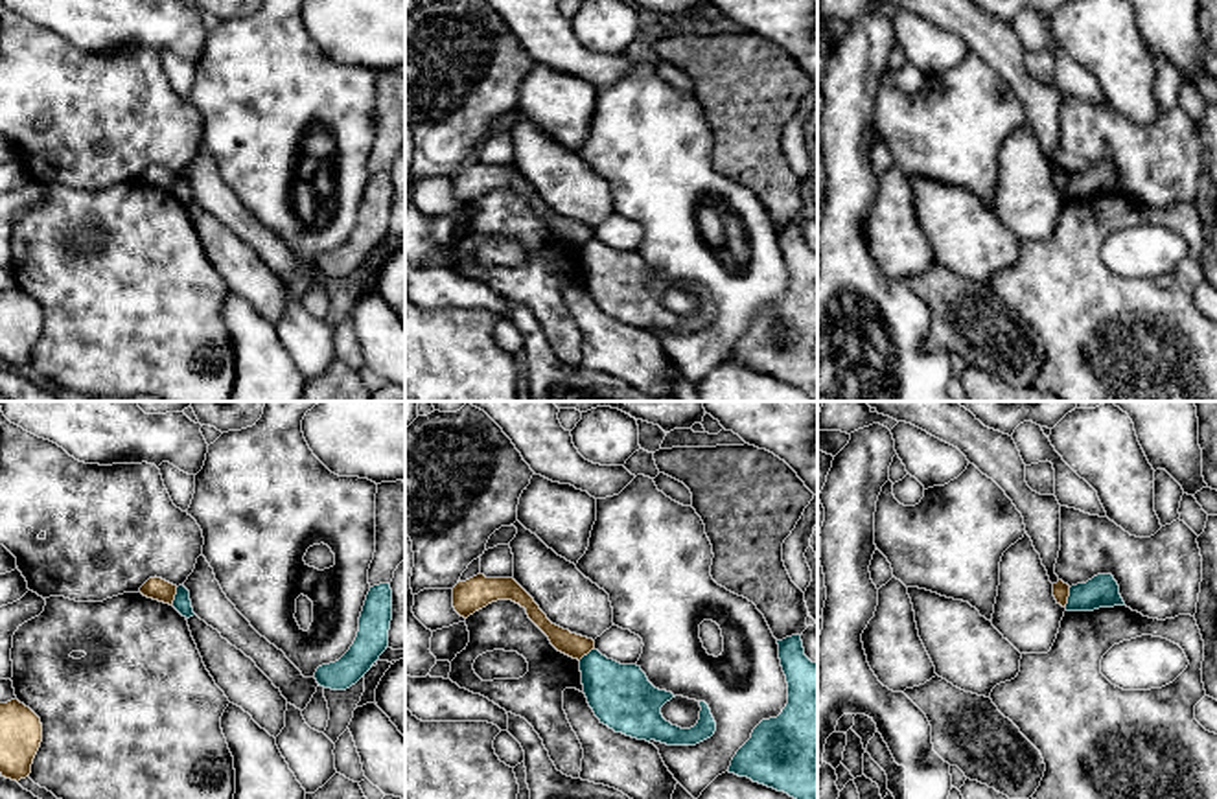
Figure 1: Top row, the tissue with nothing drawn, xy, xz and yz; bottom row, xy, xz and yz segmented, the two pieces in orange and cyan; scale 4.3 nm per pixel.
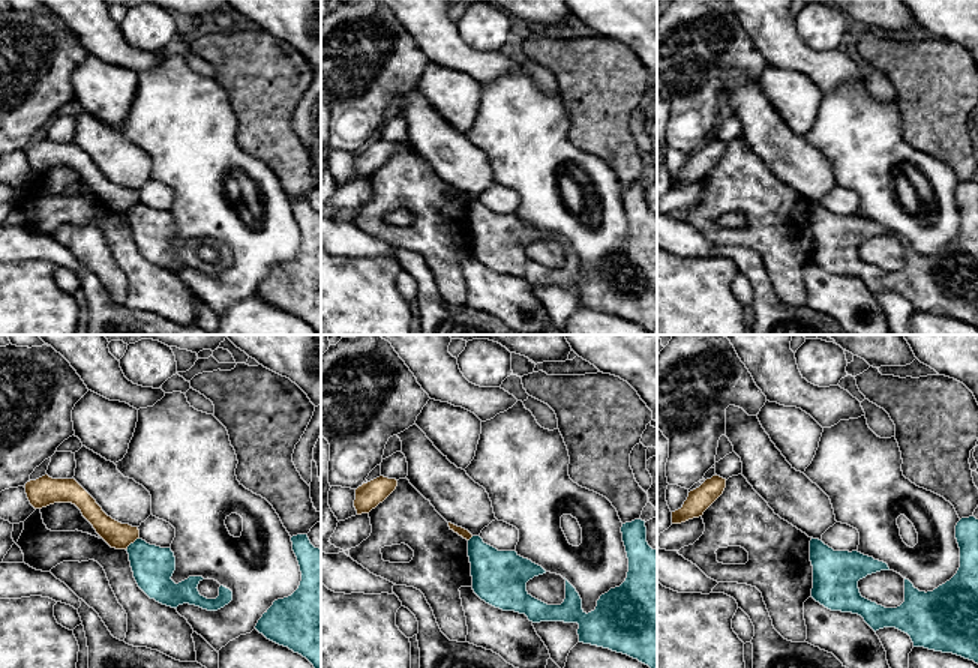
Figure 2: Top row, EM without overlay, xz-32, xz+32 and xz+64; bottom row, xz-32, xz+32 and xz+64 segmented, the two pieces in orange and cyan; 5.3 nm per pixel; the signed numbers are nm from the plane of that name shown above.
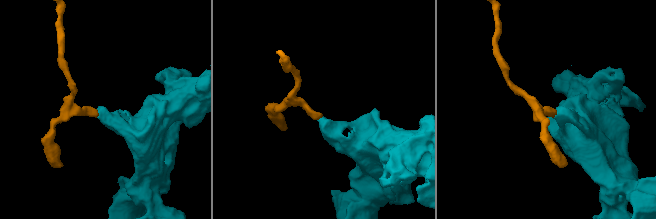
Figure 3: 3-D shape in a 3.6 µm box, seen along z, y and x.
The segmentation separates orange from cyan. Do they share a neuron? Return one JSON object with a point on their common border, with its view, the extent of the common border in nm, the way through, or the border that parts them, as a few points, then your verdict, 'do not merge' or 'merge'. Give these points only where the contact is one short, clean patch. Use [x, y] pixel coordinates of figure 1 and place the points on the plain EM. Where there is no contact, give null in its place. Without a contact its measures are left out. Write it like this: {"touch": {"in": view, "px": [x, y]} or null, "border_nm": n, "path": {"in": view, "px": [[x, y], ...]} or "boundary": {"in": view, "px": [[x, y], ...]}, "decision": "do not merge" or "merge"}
{"touch": {"in": "yz", "px": [1068, 183]}, "border_nm": 90, "boundary": {"in": "yz", "px": [[1070, 175], [1065, 194]]}, "decision": "do not merge"}

